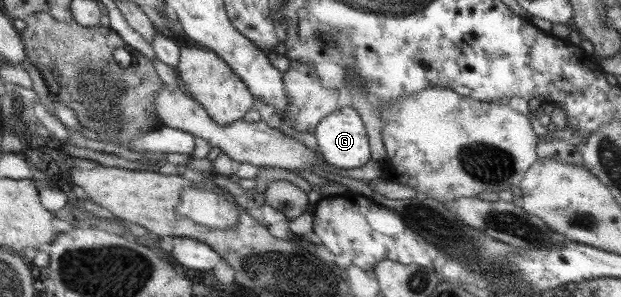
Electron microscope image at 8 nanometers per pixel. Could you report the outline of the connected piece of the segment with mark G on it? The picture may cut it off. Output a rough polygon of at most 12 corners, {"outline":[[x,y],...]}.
{"outline":[[337,107],[311,132],[317,152],[341,169],[369,161],[365,123]]}

